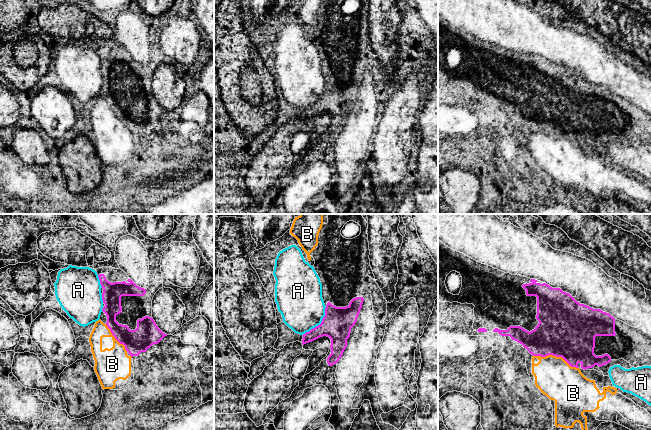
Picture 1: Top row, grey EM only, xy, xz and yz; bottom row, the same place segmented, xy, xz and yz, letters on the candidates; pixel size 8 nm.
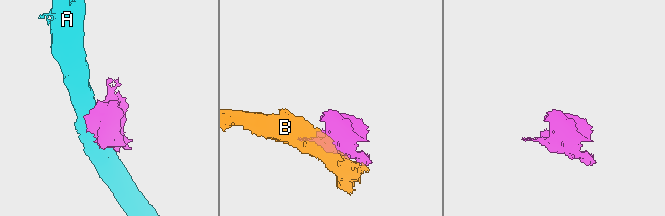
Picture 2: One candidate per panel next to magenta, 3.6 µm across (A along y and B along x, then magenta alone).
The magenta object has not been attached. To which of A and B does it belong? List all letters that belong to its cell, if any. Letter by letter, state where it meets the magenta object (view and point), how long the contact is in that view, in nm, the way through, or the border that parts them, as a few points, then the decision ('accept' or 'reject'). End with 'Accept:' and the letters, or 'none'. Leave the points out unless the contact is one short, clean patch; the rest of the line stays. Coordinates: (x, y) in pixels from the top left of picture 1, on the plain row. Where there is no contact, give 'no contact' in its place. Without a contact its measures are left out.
A: meets magenta in xz at (320, 100); contact 300 nm long; reject
B: meets magenta in yz at (556, 132); contact 380 nm long; reject
Accept: none

